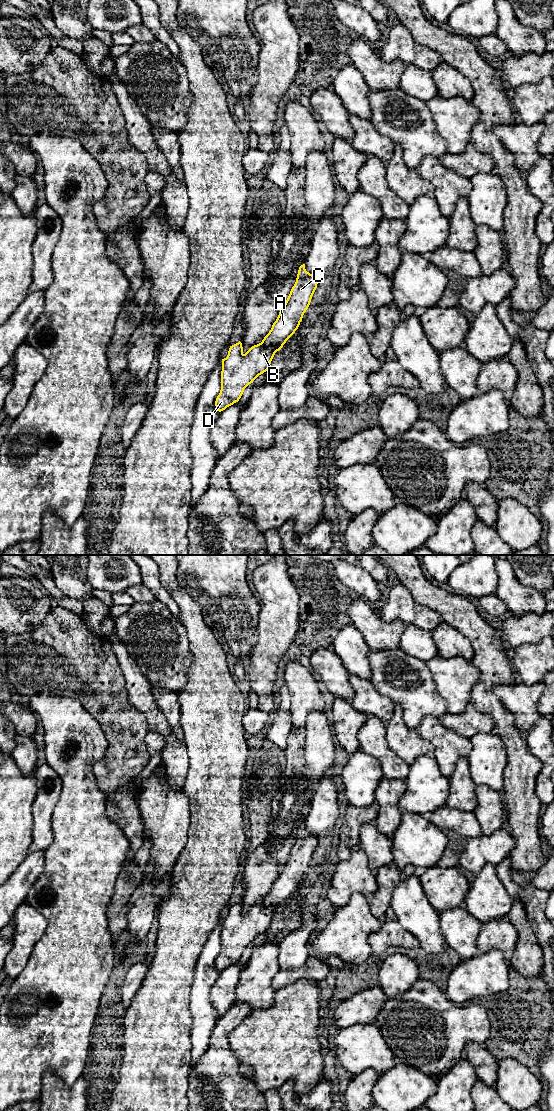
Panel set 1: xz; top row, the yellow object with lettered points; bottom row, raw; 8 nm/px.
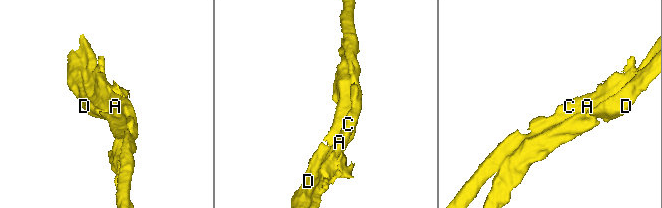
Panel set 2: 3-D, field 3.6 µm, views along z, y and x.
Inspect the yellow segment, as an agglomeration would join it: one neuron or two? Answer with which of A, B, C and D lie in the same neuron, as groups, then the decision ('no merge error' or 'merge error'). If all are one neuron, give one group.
groups A C / B D; merge error

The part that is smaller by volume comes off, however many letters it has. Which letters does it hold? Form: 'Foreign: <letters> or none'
Foreign: A, C

